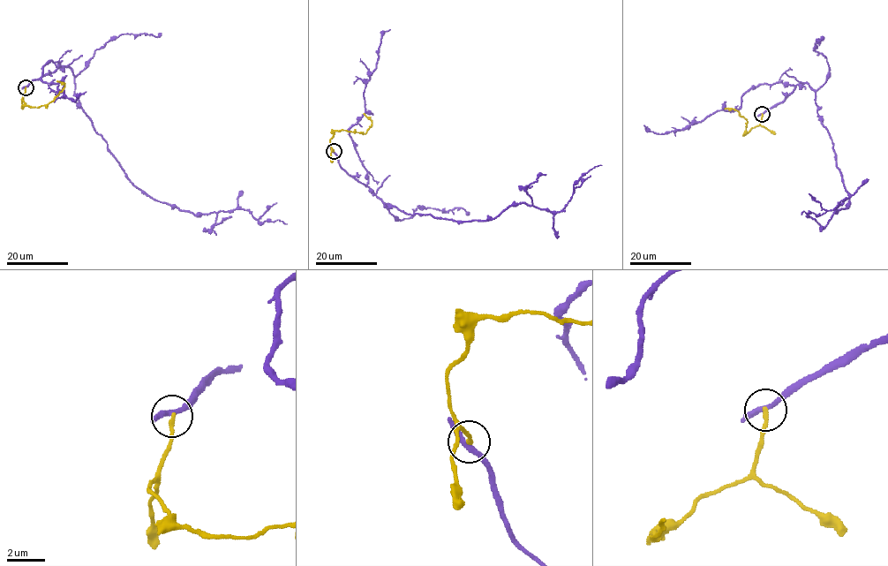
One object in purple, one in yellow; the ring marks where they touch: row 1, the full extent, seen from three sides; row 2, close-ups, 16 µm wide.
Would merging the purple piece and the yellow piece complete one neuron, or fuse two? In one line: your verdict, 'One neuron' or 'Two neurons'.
Two neurons

